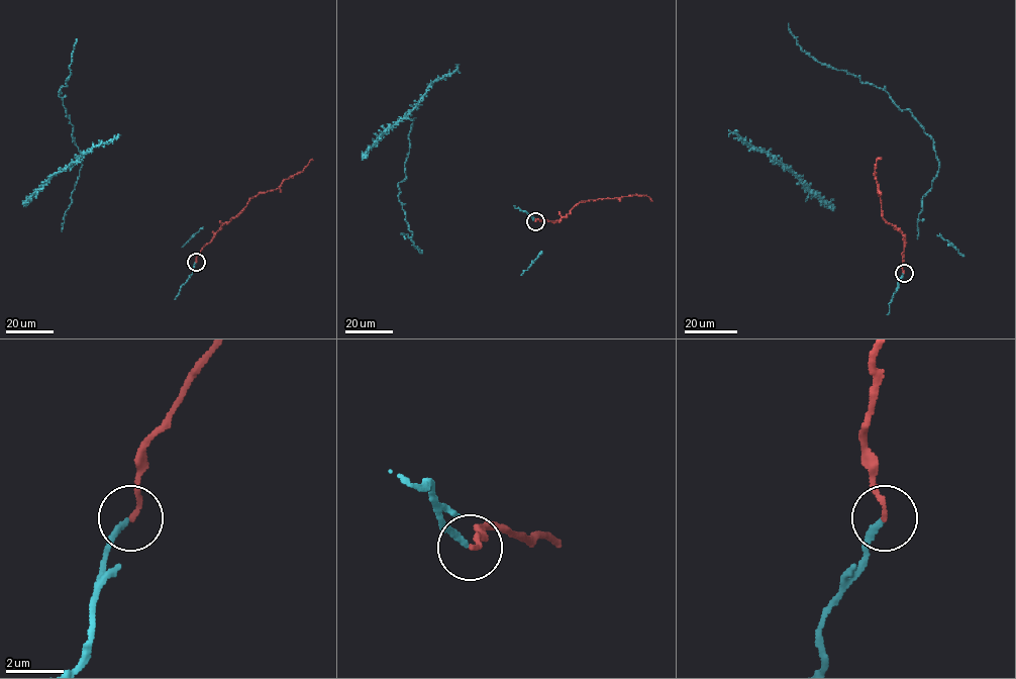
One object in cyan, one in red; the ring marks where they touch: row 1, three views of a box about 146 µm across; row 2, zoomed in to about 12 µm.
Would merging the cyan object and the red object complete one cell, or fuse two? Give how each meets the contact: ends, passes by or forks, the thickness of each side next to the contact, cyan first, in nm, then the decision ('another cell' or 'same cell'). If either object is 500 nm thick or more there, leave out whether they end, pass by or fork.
cyan ends; red ends; calibres 200 and 170 nm; another cell

